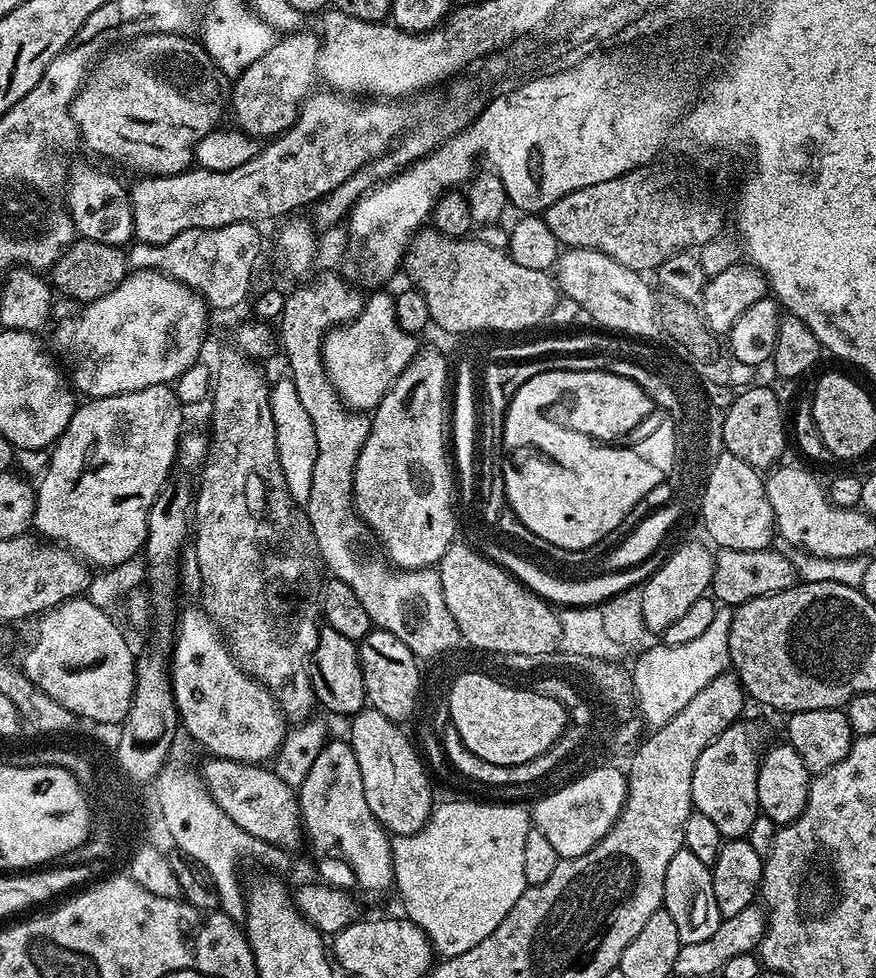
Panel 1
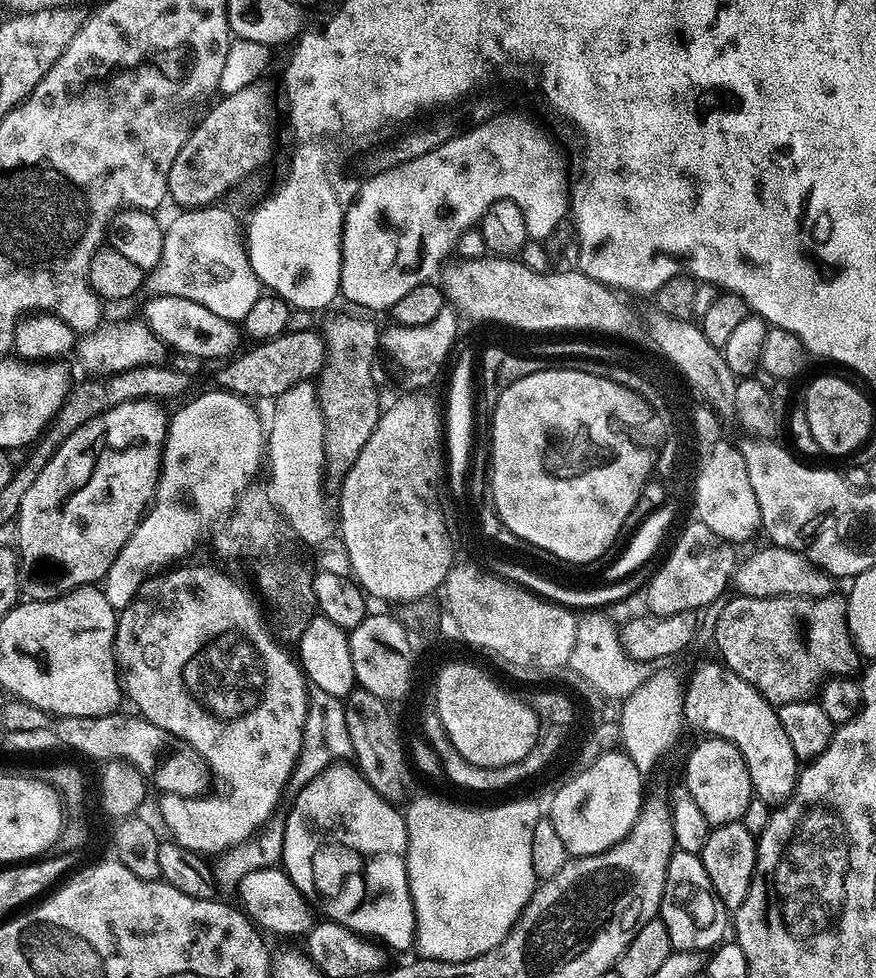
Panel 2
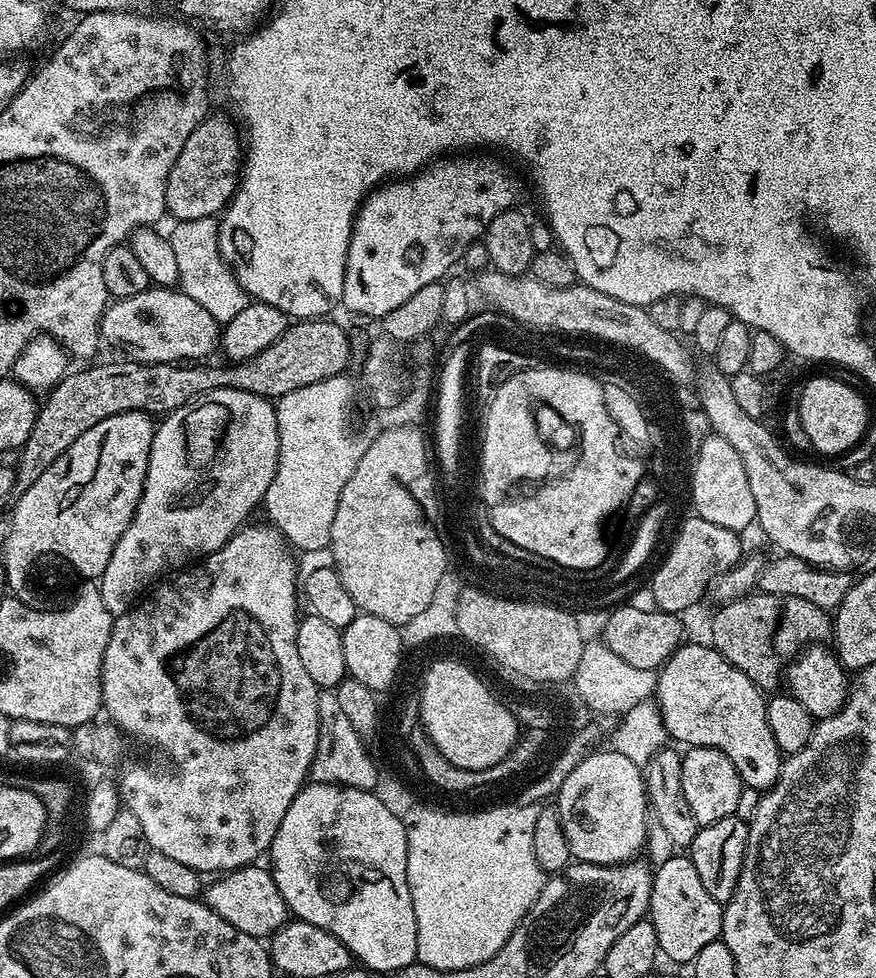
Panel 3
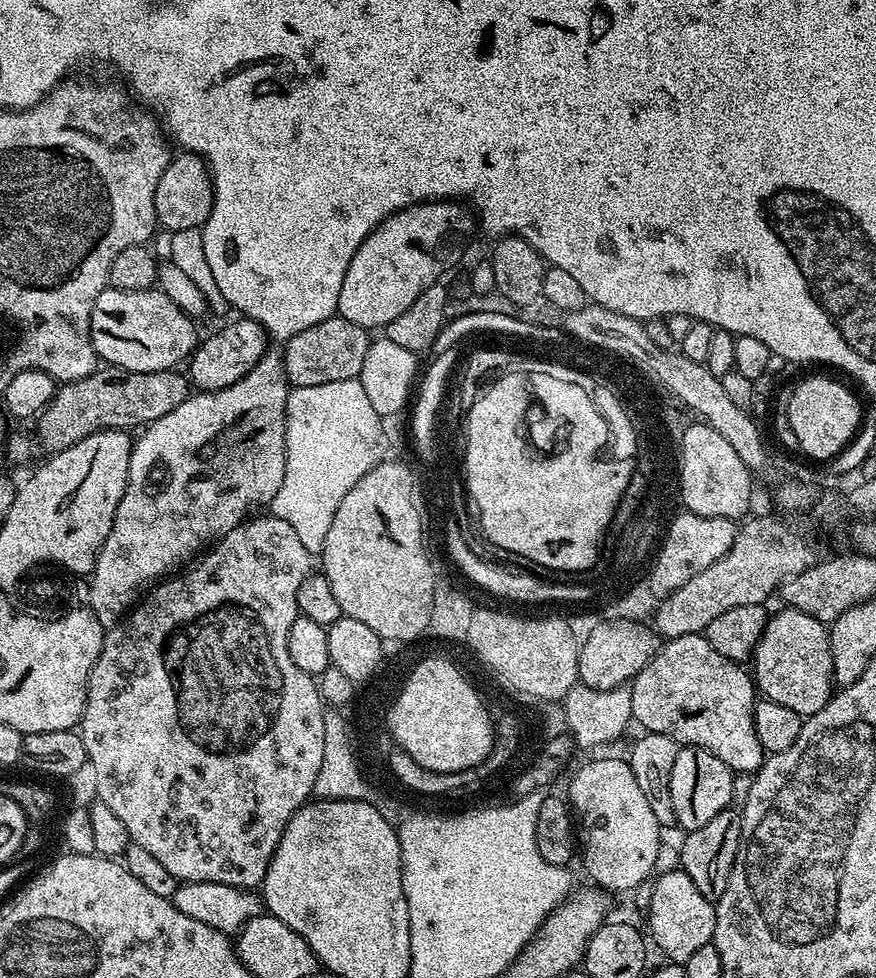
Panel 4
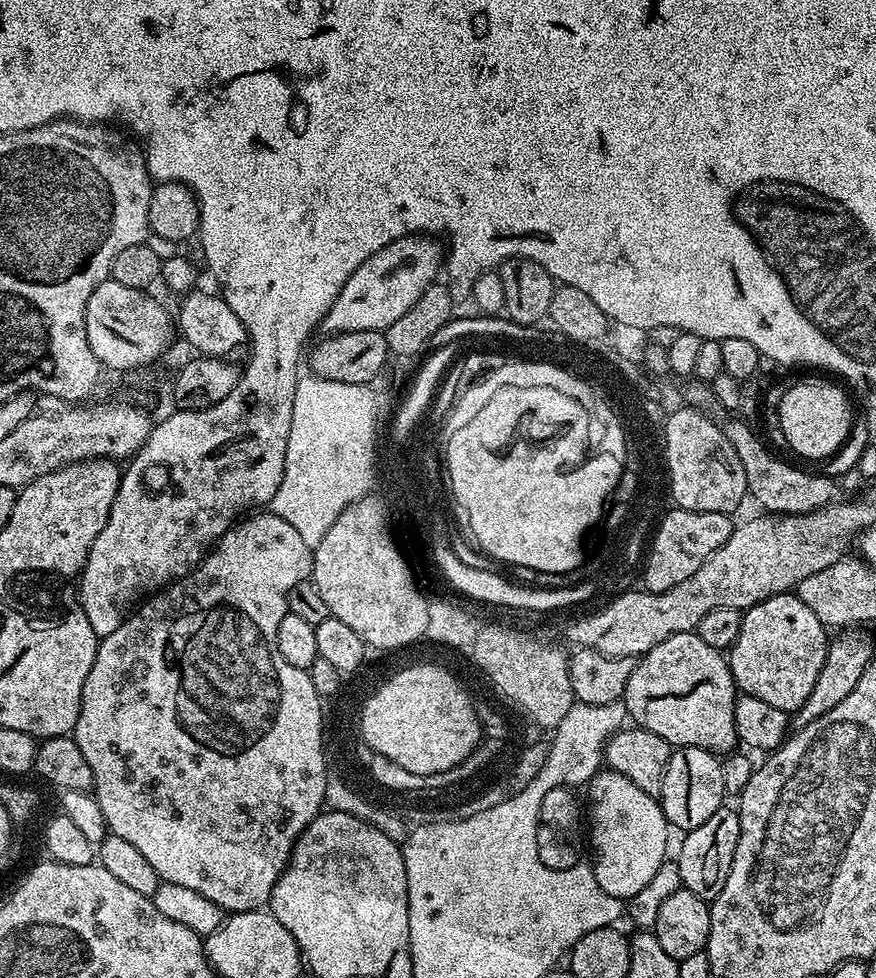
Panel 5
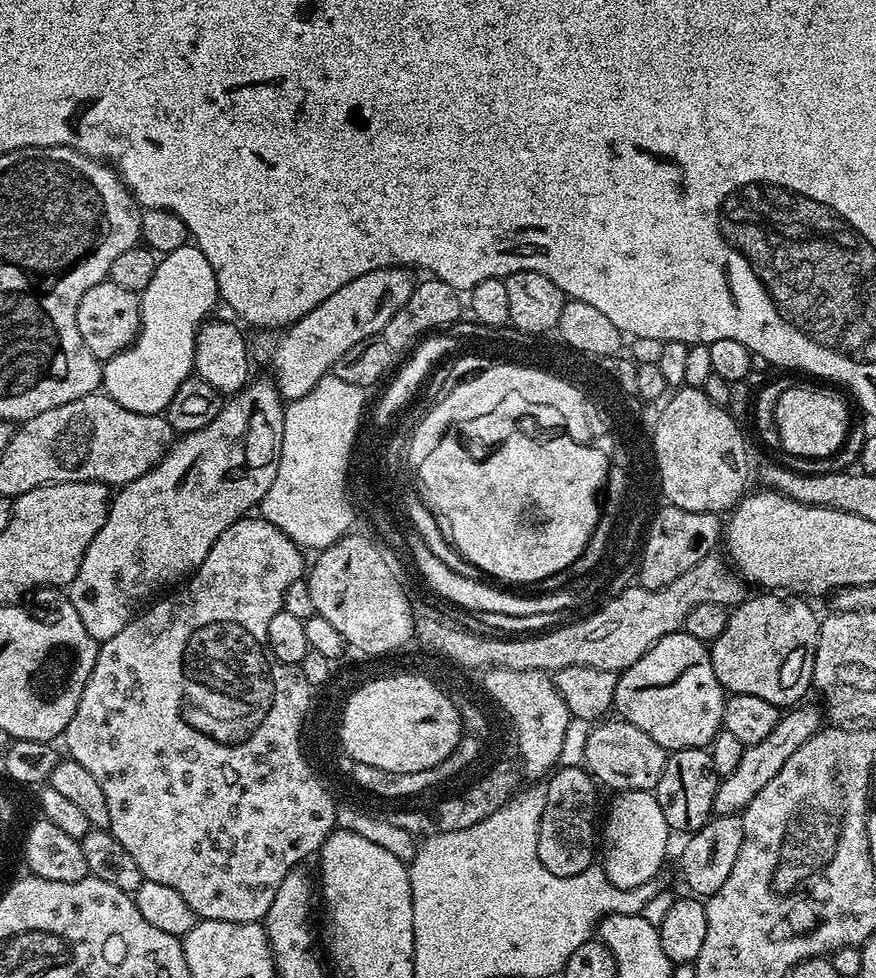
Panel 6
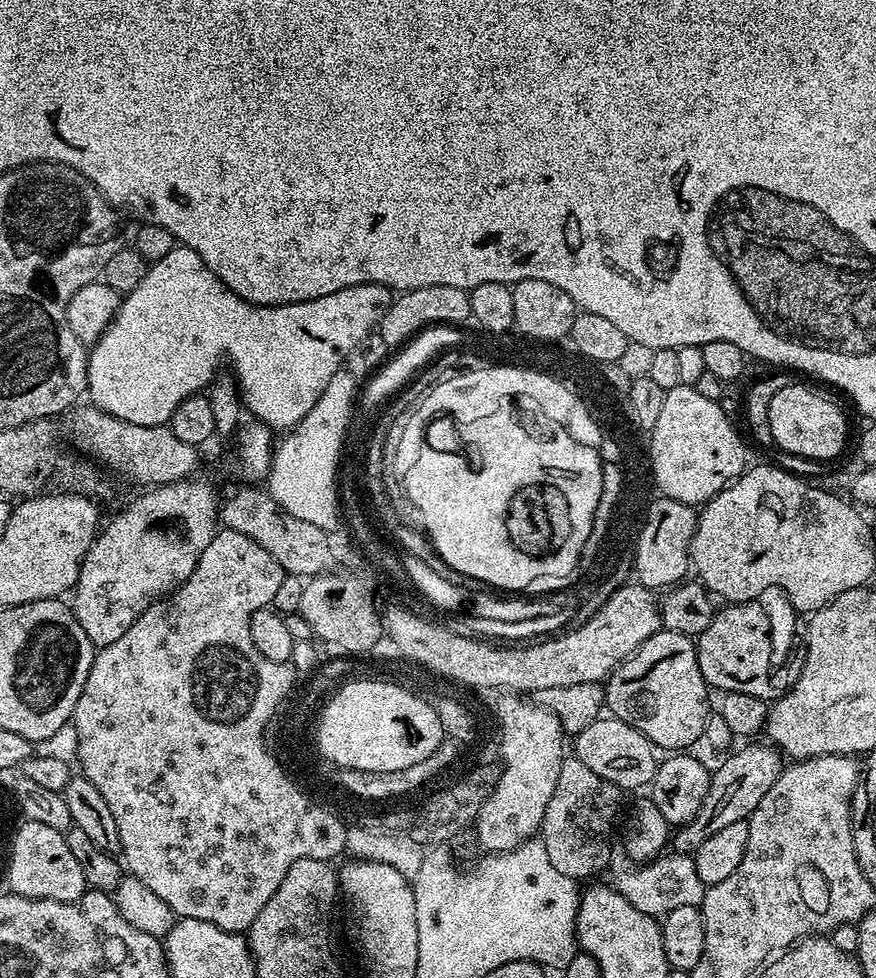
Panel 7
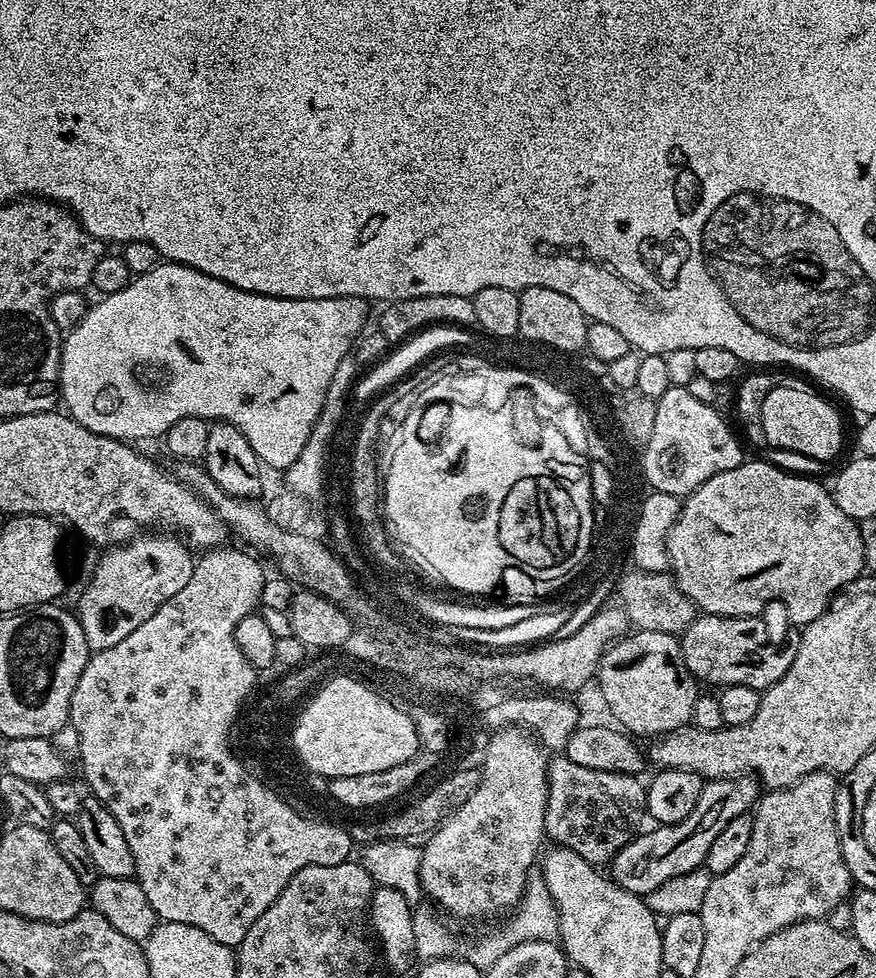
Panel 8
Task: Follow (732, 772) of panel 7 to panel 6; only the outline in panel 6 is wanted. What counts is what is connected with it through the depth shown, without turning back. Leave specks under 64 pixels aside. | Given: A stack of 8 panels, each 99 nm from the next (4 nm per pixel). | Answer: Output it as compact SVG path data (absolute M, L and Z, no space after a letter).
M801 703L795 710L785 711L781 715L778 726L774 726L774 730L770 730L770 735L762 738L762 742L754 742L745 747L734 774L723 777L716 785L716 797L712 807L715 815L735 816L743 813L744 808L754 798L754 794L758 794L758 790L762 790L762 786L766 786L766 782L770 782L770 778L774 778L774 774L778 774L778 770L782 770L782 766L786 766L790 754L794 754L794 750L798 750L798 746L805 744L810 737L820 731L822 727L821 709L819 707L816 709L814 705L808 703Z

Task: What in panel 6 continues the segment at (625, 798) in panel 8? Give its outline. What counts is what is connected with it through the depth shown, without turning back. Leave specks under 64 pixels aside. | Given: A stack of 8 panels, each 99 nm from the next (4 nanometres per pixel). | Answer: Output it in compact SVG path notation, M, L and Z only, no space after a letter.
M557 767L546 780L546 806L538 830L538 858L550 874L573 876L593 867L598 856L597 781L587 768Z

